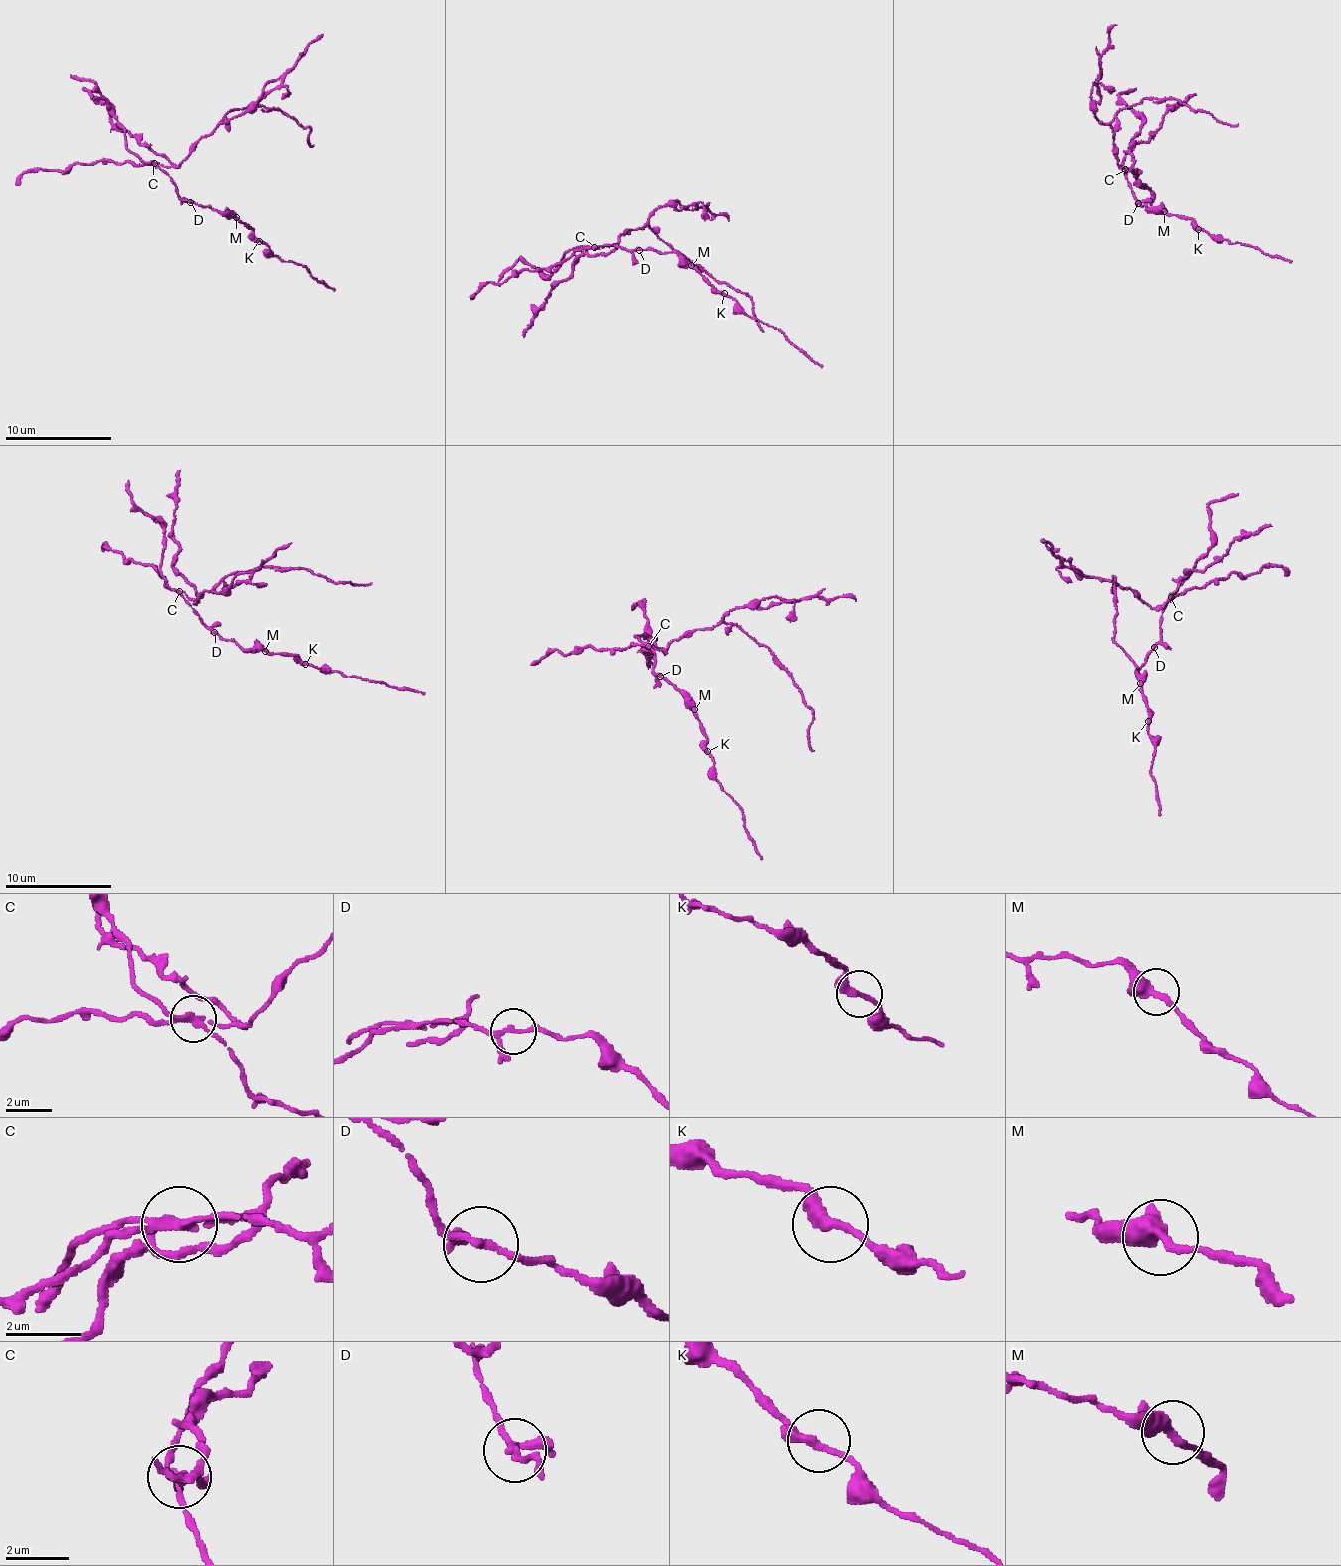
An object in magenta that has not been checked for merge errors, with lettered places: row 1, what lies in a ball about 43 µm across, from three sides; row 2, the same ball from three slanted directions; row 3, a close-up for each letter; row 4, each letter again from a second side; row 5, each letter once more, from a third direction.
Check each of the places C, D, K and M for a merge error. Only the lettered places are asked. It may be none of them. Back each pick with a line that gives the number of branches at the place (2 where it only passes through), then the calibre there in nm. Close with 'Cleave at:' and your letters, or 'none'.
C: Branches: 4. Thickness 190 nm
Cleave at: C

